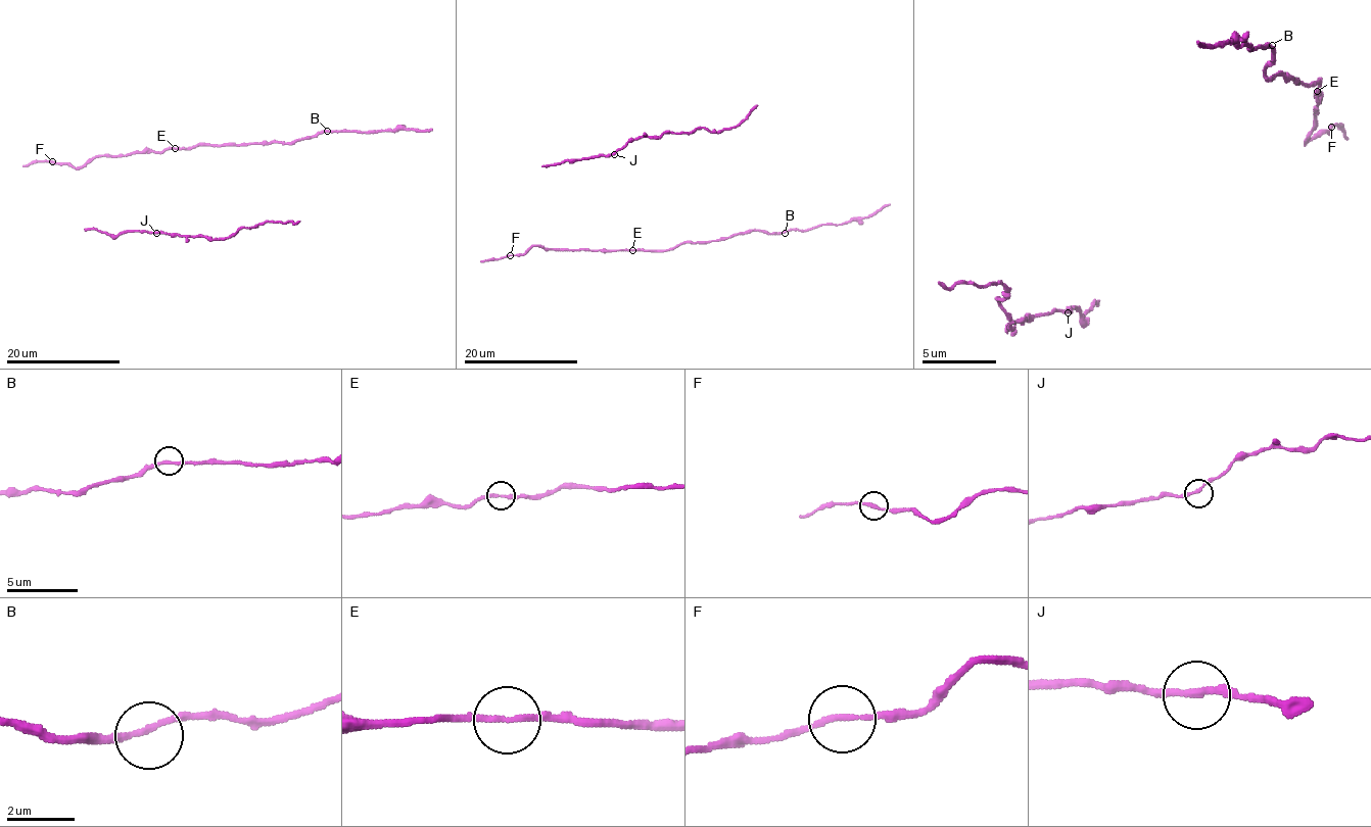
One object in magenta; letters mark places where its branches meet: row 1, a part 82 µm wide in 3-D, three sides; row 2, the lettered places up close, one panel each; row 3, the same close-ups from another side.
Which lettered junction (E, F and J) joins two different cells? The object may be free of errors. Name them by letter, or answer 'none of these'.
none of these

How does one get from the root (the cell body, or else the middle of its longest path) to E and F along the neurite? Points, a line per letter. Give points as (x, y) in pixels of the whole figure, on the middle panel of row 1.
E: (552, 248), (632, 250)
F: (552, 248), (531, 245), (523, 254), (510, 255)

